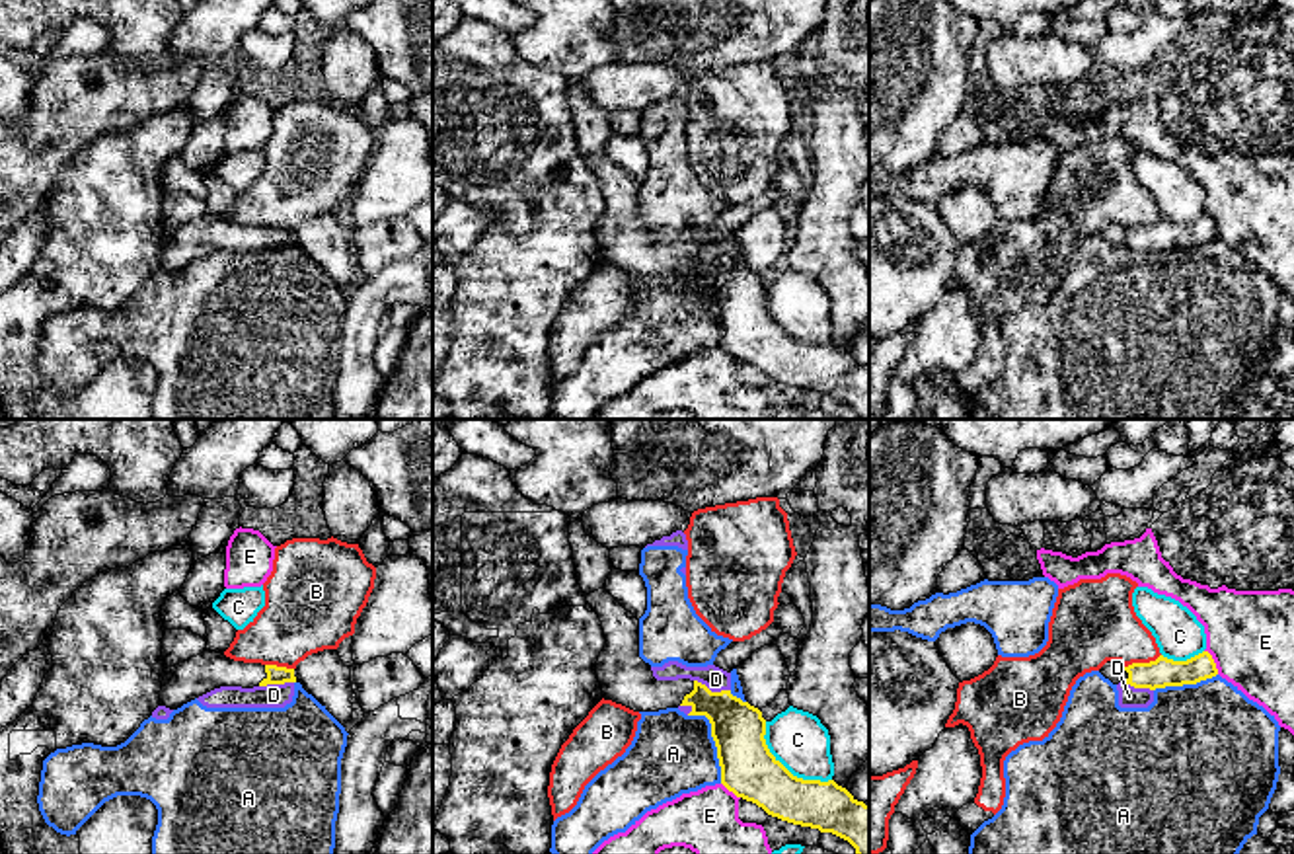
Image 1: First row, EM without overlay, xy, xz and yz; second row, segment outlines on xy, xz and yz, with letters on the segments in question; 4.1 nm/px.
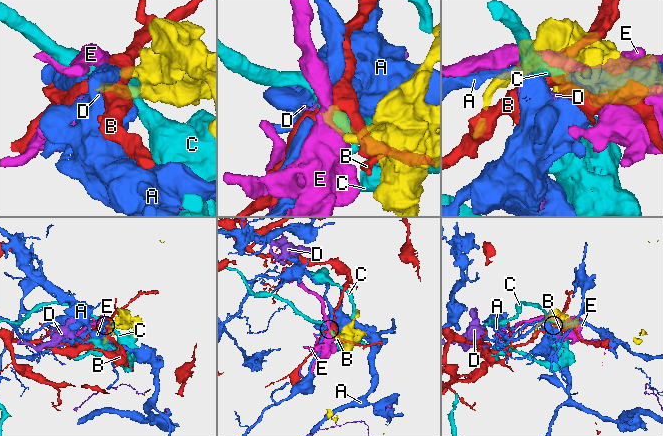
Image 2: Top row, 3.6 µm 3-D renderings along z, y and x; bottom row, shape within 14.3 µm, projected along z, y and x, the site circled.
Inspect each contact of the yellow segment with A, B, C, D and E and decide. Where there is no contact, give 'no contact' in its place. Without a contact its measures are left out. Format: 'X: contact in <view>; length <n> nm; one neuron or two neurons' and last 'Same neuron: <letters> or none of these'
A: contact in xz; length 320 nm; two neurons
B: contact in yz; length 160 nm; two neurons
C: contact in xz; length 380 nm; two neurons
D: contact in xz; length 160 nm; two neurons
E: contact in yz; length 120 nm; two neurons
Same neuron: none of these

